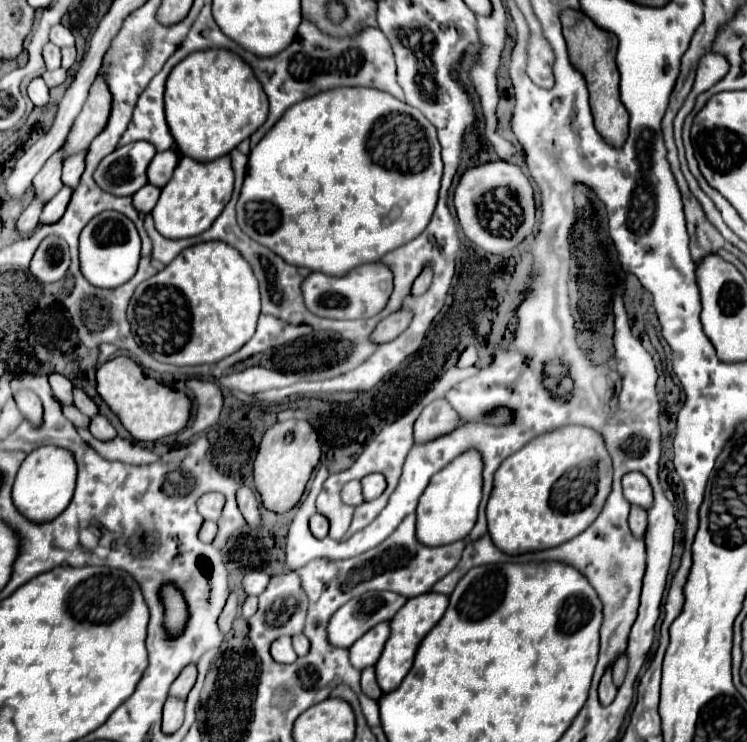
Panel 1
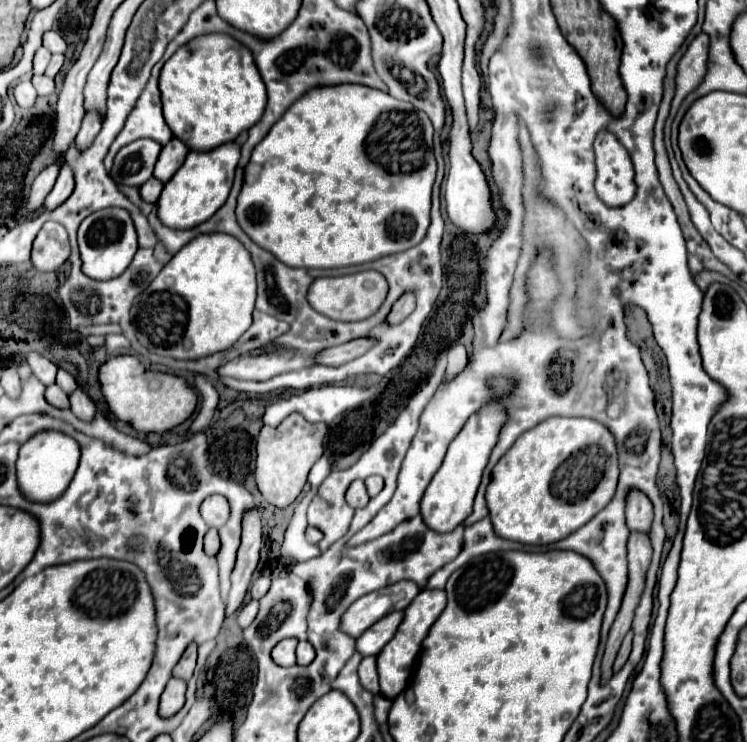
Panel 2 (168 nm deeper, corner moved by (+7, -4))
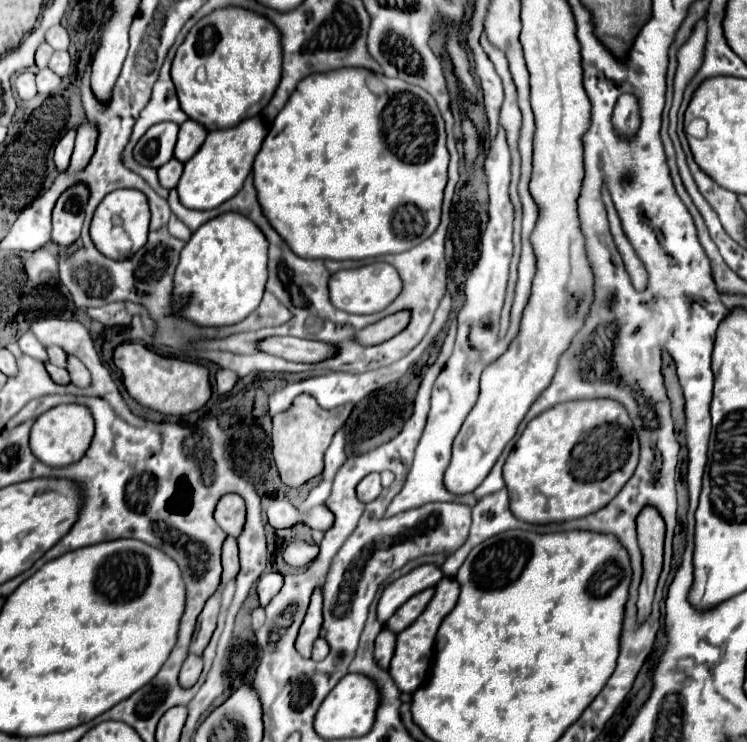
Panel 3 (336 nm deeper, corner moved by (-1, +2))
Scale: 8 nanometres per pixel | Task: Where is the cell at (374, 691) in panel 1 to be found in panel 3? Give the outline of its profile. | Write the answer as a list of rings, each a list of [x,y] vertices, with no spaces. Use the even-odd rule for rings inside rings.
[[[381,630],[381,634],[375,640],[375,652],[373,652],[379,668],[383,668],[383,670],[389,668],[389,662],[393,658],[393,650],[395,650],[395,634]]]

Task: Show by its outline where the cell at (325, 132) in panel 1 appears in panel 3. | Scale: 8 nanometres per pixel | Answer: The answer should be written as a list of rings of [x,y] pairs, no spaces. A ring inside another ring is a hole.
[[[341,68],[335,72],[325,72],[325,74],[315,74],[315,76],[303,78],[299,82],[299,88],[295,88],[295,92],[291,94],[291,100],[285,104],[283,112],[279,112],[279,116],[273,120],[269,134],[263,140],[263,146],[255,158],[252,174],[259,206],[263,208],[263,214],[267,216],[269,224],[279,232],[279,236],[289,244],[289,248],[297,256],[331,258],[331,260],[363,260],[363,258],[375,258],[375,256],[385,256],[385,254],[393,254],[393,252],[405,252],[405,250],[417,246],[423,240],[423,234],[427,238],[439,226],[443,188],[447,184],[449,154],[445,148],[445,128],[443,128],[437,104],[419,86],[407,84],[397,78],[387,82],[387,86],[385,86],[387,90],[383,94],[375,94],[367,86],[369,74],[371,72],[365,68]],[[407,144],[411,144],[411,148]],[[421,186],[425,186],[425,196],[419,192]],[[411,212],[413,212],[413,218],[411,218]]]

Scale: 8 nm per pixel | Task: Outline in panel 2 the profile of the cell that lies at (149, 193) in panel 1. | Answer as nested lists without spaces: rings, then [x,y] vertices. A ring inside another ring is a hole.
[[[151,178],[151,180],[147,180],[147,182],[141,186],[141,196],[143,196],[145,202],[153,202],[153,204],[155,204],[155,202],[159,200],[161,190],[163,190],[163,182],[157,180],[157,178]]]

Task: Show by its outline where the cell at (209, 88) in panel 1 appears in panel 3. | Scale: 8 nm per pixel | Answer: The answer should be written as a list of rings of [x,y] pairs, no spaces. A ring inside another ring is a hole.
[[[241,8],[215,10],[203,20],[199,20],[187,34],[185,42],[179,46],[173,58],[171,78],[177,88],[181,110],[191,120],[203,124],[203,128],[207,130],[233,128],[247,118],[259,116],[279,86],[279,80],[281,80],[279,32],[269,20],[265,20],[263,16],[251,14],[247,10],[241,10]]]

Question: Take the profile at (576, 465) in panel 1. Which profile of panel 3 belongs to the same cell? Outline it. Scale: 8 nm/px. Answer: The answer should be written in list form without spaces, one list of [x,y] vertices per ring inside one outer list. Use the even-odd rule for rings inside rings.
[[[615,400],[557,404],[533,418],[503,466],[509,506],[527,524],[551,524],[589,516],[607,506],[631,478],[639,442],[627,410]]]

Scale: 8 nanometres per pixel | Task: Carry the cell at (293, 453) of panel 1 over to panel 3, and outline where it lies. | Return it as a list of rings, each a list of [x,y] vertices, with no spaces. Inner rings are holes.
[[[301,394],[295,398],[291,408],[283,414],[273,416],[273,440],[271,440],[271,450],[273,450],[273,460],[279,472],[279,478],[285,486],[289,488],[299,488],[307,480],[319,476],[323,472],[323,454],[331,444],[331,438],[335,432],[345,424],[345,420],[351,414],[353,404],[345,404],[333,410],[323,410],[315,398],[309,394]]]

